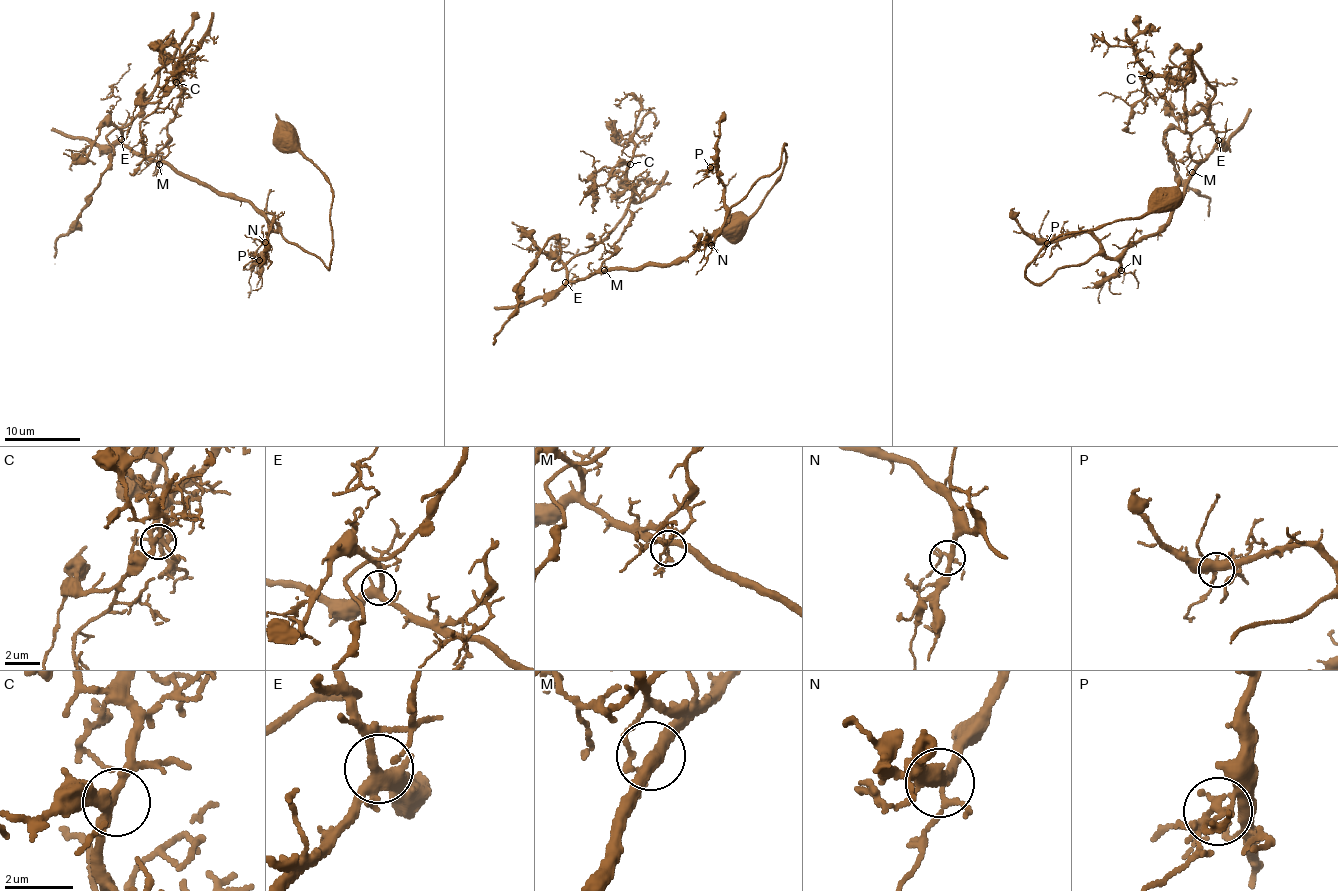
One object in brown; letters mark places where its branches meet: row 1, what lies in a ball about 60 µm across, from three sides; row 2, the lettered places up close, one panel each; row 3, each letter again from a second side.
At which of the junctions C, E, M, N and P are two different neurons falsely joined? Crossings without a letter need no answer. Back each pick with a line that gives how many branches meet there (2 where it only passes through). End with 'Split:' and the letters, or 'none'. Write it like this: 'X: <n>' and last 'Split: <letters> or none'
M: 4
Split: M

